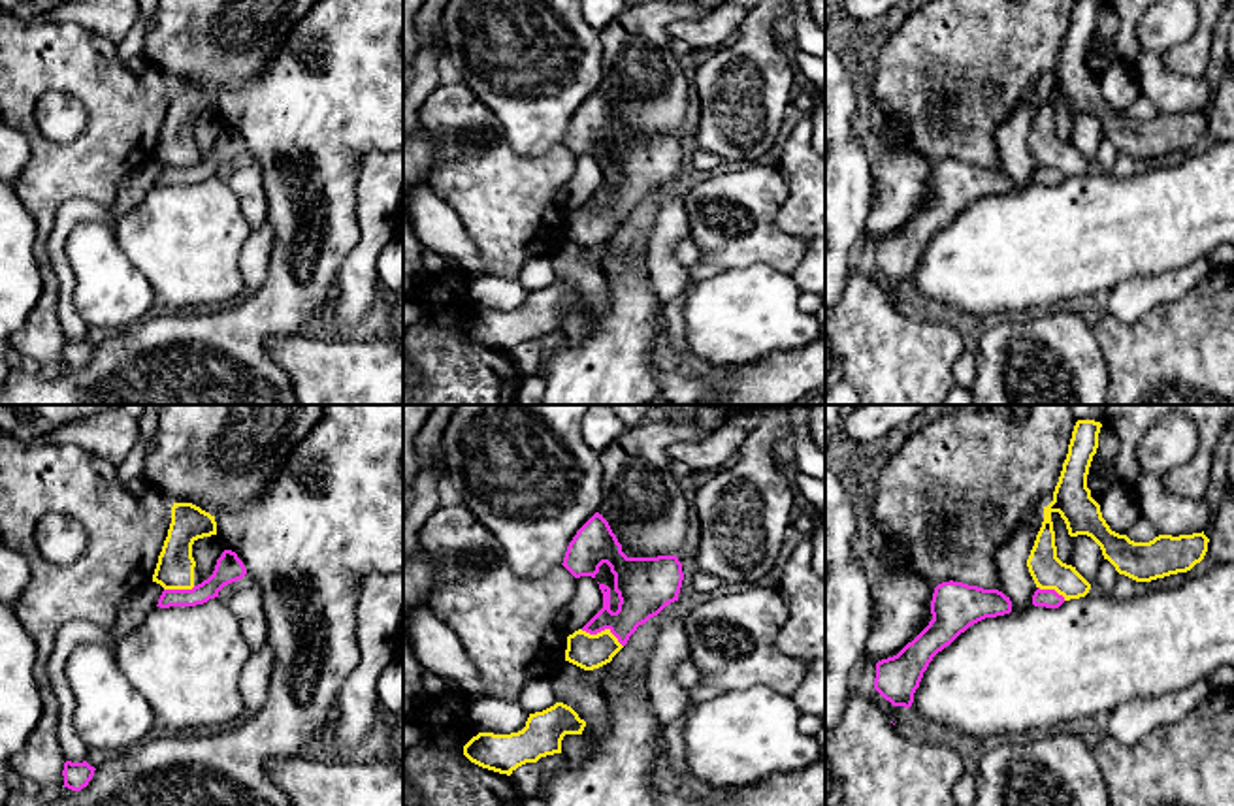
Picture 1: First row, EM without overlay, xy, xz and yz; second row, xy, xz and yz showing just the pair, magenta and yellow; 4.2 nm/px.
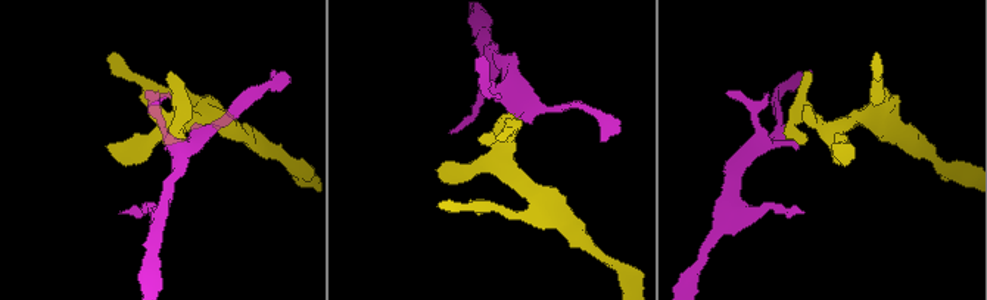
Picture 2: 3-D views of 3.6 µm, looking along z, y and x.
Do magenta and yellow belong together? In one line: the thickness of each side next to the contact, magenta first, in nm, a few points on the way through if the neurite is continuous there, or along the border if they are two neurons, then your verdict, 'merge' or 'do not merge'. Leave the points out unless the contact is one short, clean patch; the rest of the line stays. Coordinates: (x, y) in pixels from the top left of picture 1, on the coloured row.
calibres 240 and 150 nm; border xz (581, 629), (590, 633), (607, 629), (622, 646); do not merge

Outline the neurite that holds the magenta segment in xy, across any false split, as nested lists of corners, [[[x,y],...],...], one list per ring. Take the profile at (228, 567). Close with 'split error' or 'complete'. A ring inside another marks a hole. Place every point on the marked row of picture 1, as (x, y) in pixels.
[[[224,550],[217,559],[213,574],[207,580],[194,586],[192,589],[164,589],[156,606],[170,608],[203,604],[209,599],[219,597],[219,591],[224,586],[241,580],[245,574],[247,569],[237,554],[232,550]]]; complete

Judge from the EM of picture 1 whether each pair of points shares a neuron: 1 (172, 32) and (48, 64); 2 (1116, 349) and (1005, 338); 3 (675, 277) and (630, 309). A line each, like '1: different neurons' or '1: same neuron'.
1: different neurons
2: different neurons
3: different neurons

